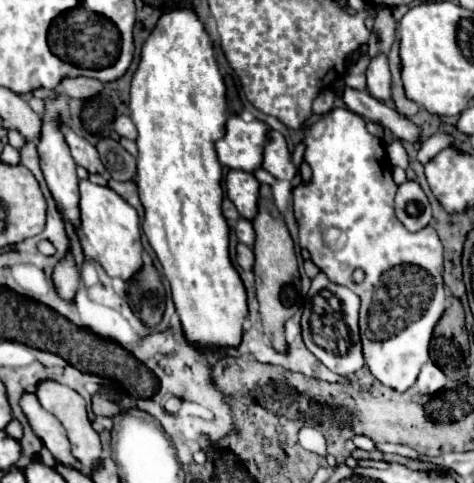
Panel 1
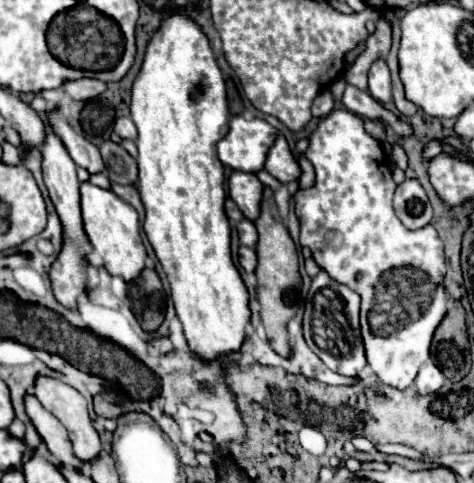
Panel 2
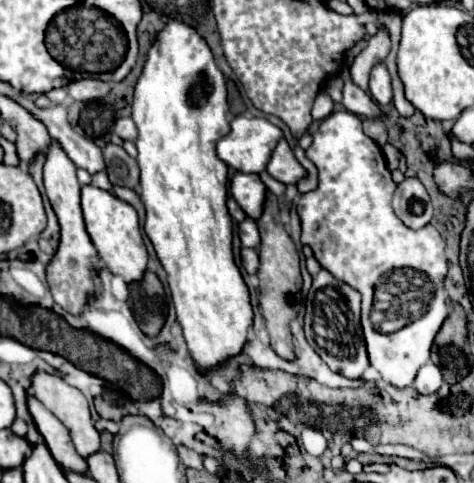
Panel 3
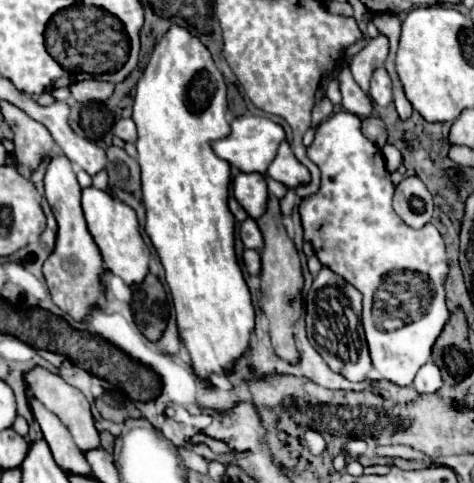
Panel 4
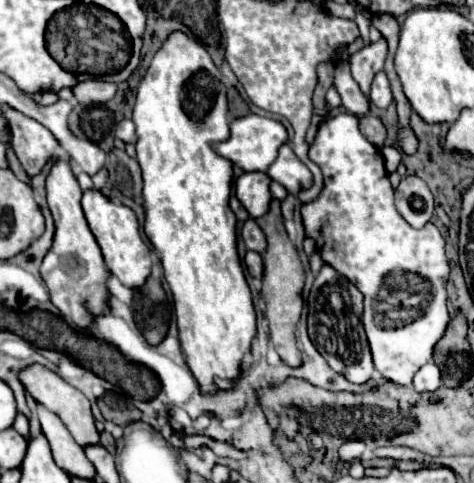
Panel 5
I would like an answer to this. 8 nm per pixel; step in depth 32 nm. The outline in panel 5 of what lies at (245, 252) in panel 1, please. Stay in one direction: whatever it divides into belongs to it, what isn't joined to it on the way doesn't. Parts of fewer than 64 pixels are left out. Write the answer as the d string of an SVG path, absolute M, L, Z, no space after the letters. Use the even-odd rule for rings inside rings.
M248 250L246 256L244 256L244 262L246 262L248 272L250 272L254 278L262 278L262 256L260 256L258 252Z

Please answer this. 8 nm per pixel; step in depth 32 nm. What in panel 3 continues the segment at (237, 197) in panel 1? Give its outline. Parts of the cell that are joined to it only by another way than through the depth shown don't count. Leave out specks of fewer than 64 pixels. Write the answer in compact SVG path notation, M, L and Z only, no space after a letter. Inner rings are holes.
M236 172L230 178L230 194L232 194L232 198L238 202L238 206L252 220L260 218L260 208L264 204L264 192L266 192L266 186L258 178L258 174Z

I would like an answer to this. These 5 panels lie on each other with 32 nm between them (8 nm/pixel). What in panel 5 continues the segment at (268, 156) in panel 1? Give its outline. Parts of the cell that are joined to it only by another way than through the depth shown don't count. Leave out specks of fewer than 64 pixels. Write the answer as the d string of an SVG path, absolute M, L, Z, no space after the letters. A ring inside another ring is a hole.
M282 144L278 150L276 160L270 164L266 172L272 180L280 182L288 192L296 194L300 188L312 186L312 174L310 170L294 156L288 144Z

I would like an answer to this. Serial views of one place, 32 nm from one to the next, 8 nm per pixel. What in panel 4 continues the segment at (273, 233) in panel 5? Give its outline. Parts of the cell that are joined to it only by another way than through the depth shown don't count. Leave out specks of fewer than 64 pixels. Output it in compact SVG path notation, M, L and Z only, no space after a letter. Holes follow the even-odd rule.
M270 194L268 198L268 206L264 216L258 220L258 228L262 232L264 238L264 248L260 250L260 258L262 258L262 270L260 270L260 292L262 292L262 310L268 318L268 334L272 340L272 346L276 350L276 354L294 364L298 360L298 350L294 346L294 336L292 336L292 324L298 320L300 310L302 310L302 298L300 298L300 290L304 284L302 278L302 268L300 268L300 258L298 258L298 250L294 248L294 242L288 238L284 226L282 226L282 214L280 214L280 204L278 198Z

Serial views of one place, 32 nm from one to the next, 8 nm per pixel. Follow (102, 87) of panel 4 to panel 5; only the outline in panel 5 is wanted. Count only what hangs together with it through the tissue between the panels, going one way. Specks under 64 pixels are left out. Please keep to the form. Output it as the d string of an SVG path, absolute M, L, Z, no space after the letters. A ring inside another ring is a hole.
M84 80L84 82L78 82L72 92L74 92L74 98L80 102L80 104L102 104L102 102L108 102L114 94L116 94L116 84L112 82L104 82L104 80Z

